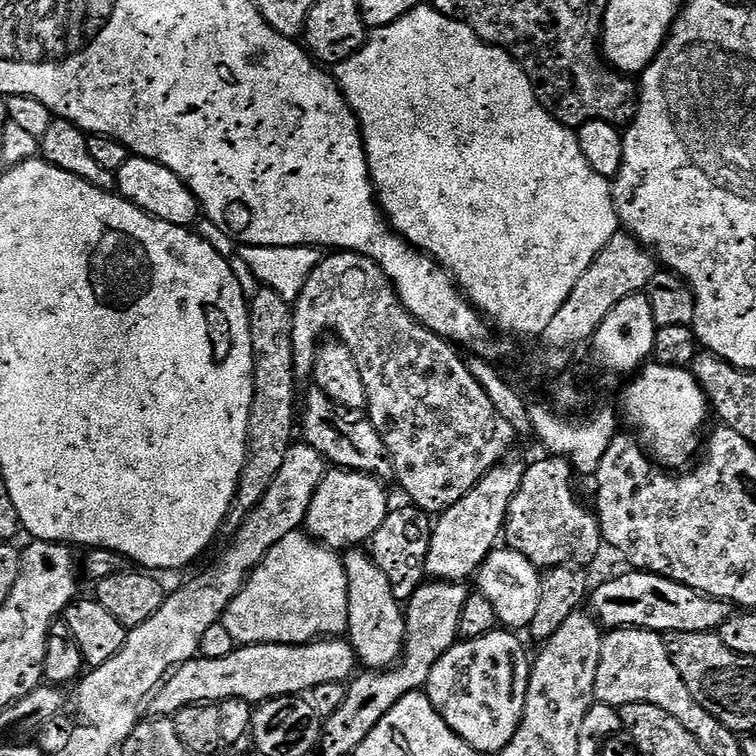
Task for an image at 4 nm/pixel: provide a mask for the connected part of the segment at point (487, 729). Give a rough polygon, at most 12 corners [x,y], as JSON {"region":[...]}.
{"region":[[461,639],[430,670],[438,714],[481,754],[514,738],[530,652]]}

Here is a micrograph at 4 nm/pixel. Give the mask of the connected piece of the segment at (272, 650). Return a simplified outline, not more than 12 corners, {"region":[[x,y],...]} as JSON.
{"region":[[344,638],[245,644],[187,660],[152,693],[171,718],[238,698],[259,706],[357,671]]}

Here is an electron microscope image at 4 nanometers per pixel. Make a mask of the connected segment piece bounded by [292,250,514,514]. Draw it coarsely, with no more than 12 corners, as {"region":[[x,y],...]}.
{"region":[[368,256],[292,304],[297,381],[329,334],[415,507],[446,511],[513,430]]}

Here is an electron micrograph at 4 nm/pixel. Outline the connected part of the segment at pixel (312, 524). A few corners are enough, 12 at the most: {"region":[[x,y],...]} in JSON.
{"region":[[325,471],[306,531],[333,550],[371,541],[388,517],[385,481]]}

